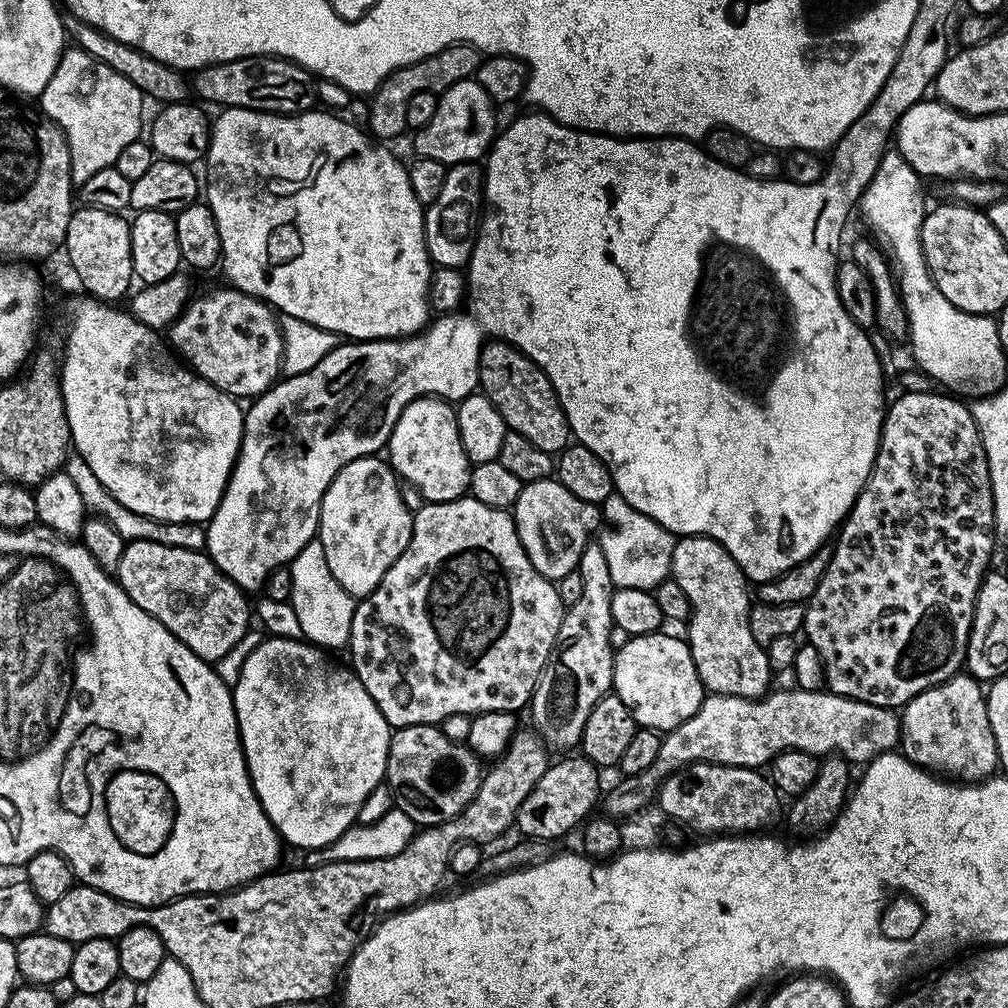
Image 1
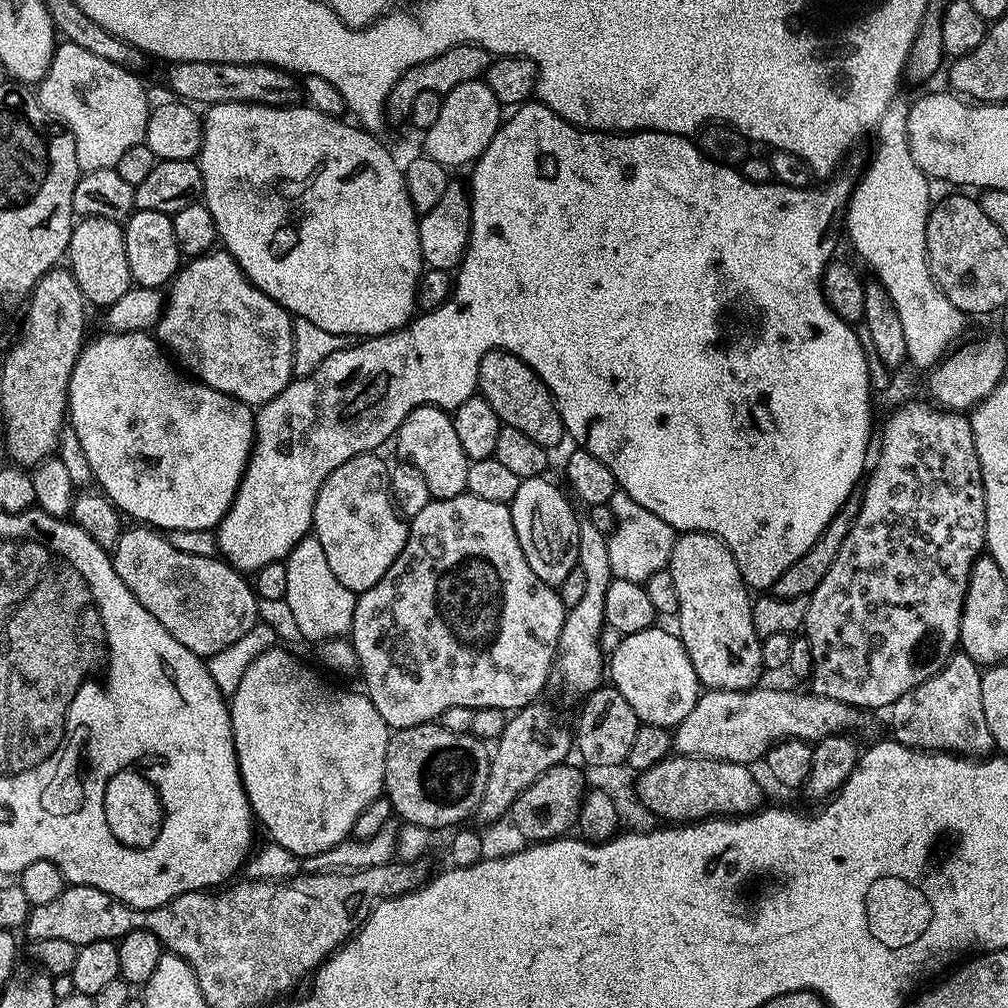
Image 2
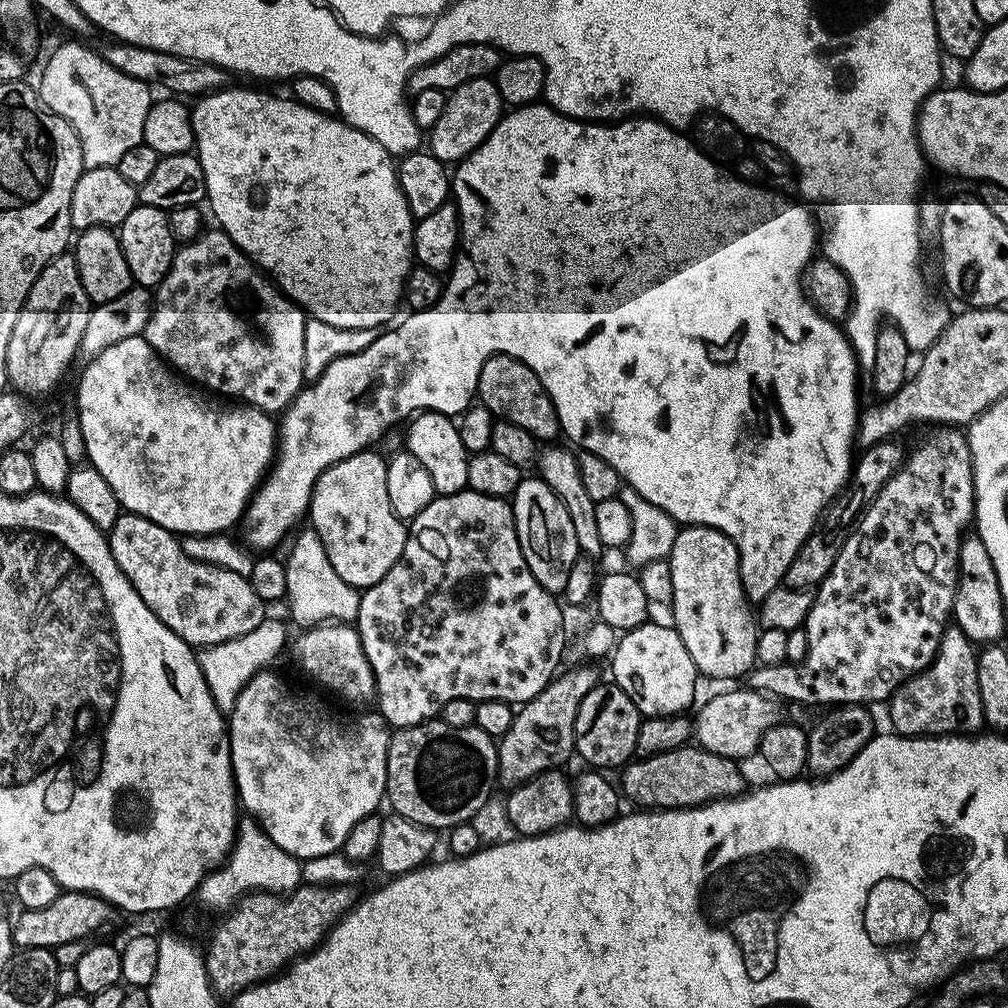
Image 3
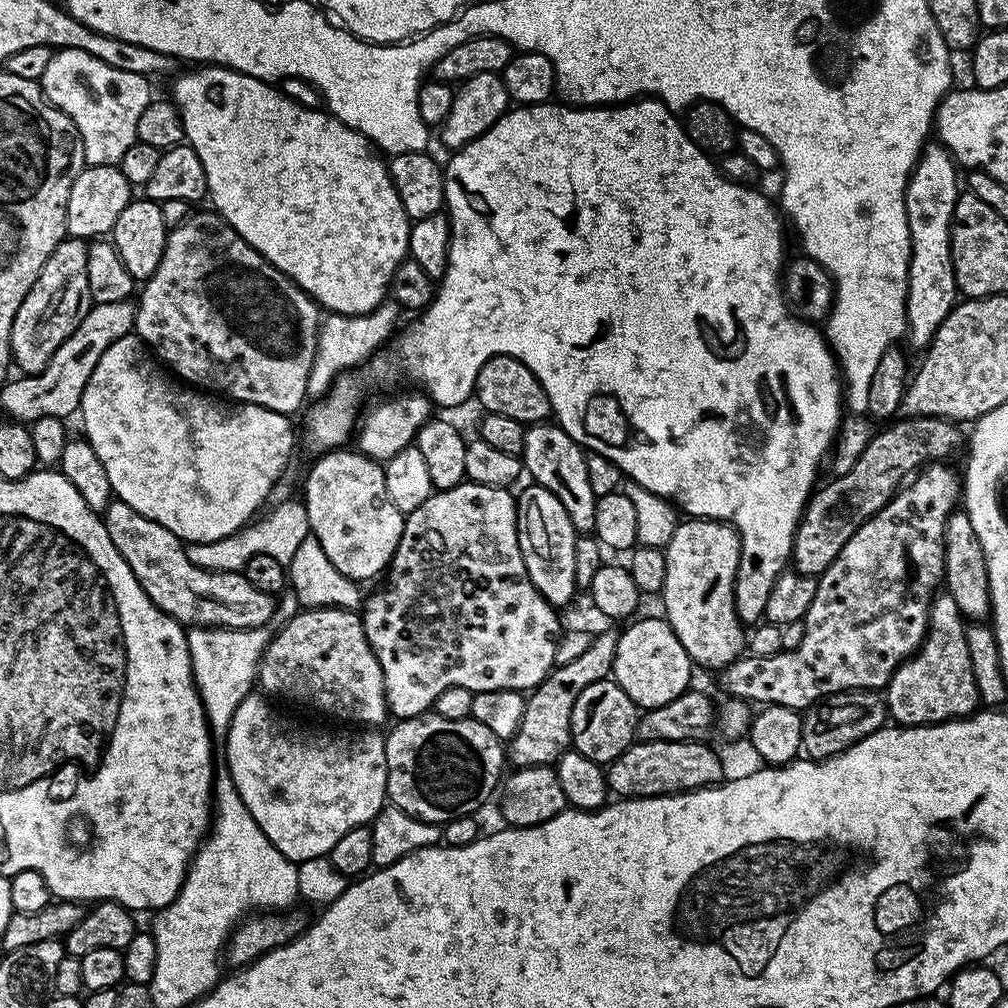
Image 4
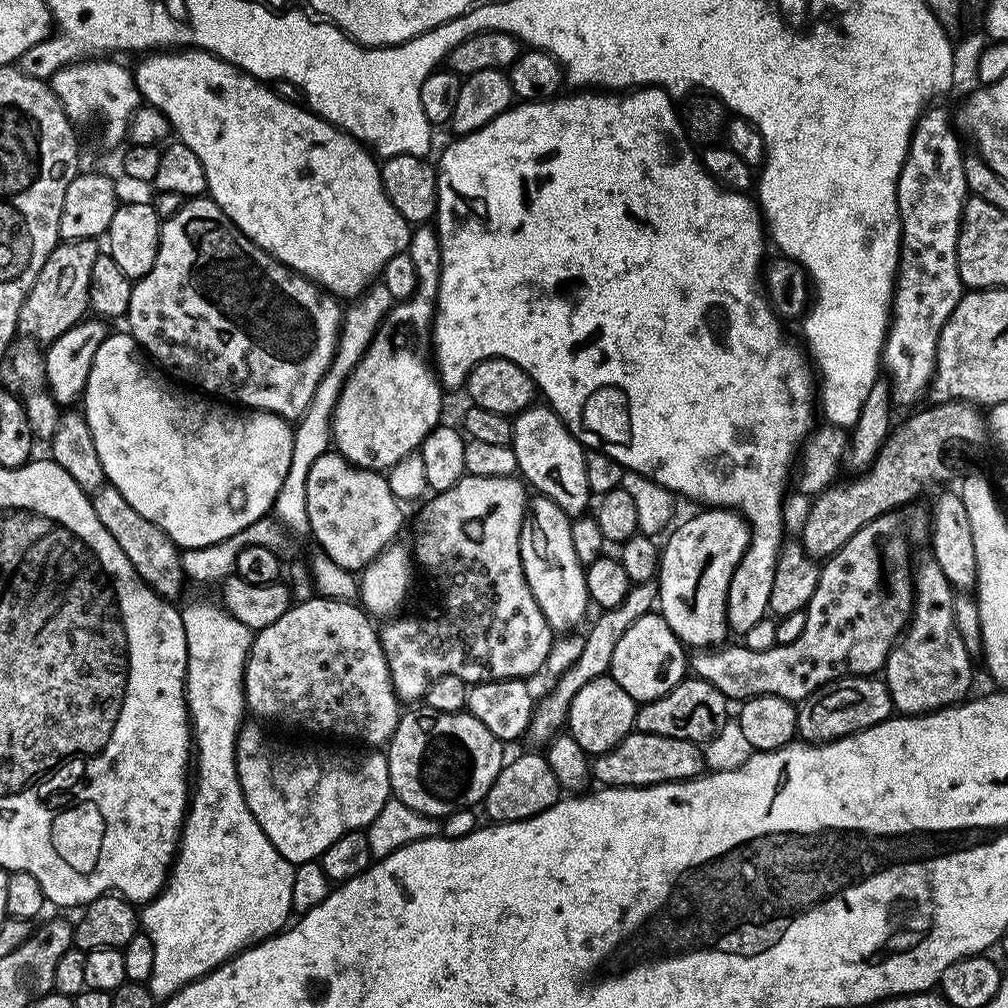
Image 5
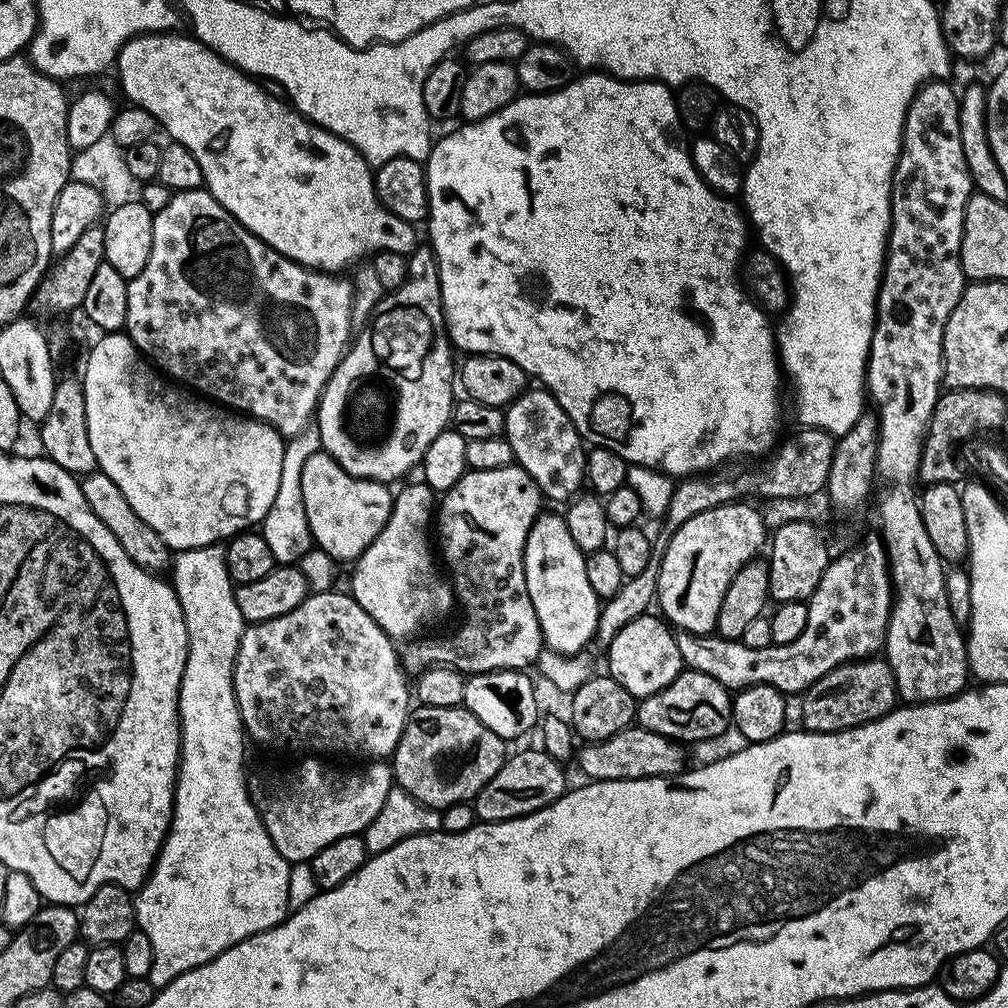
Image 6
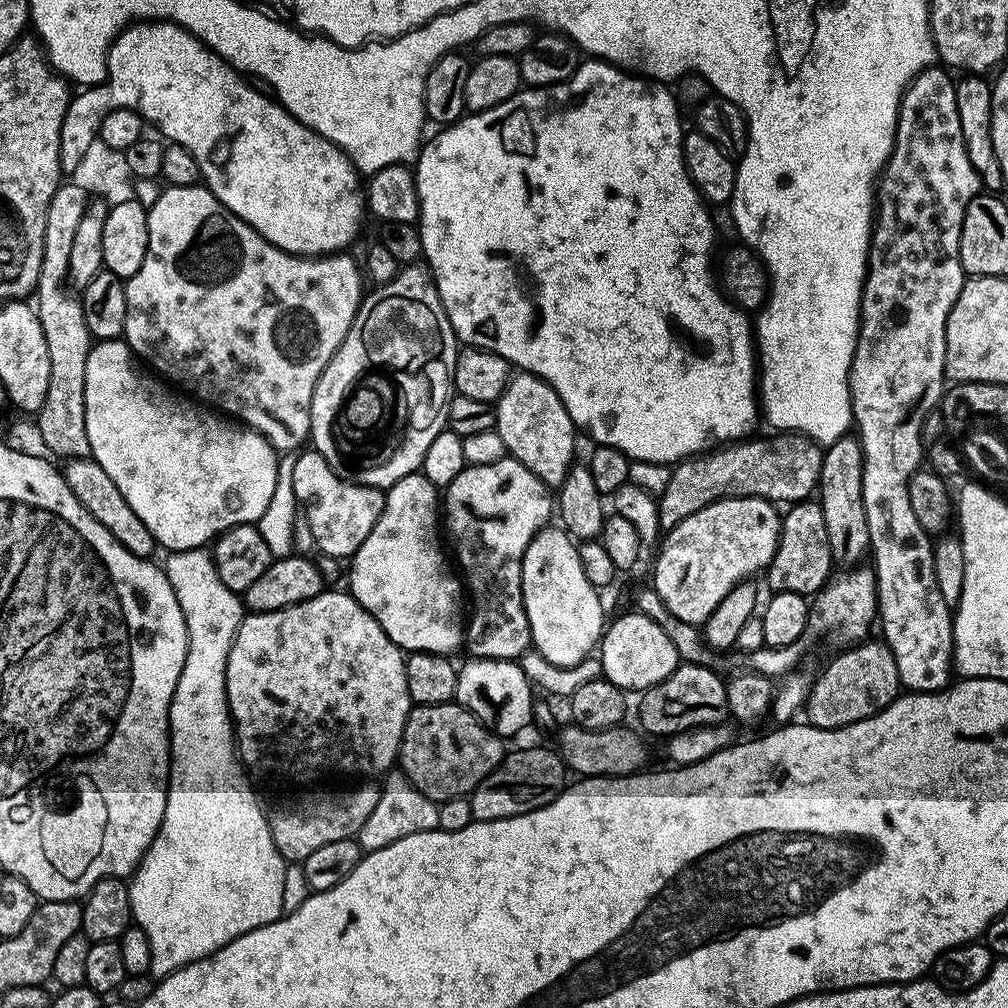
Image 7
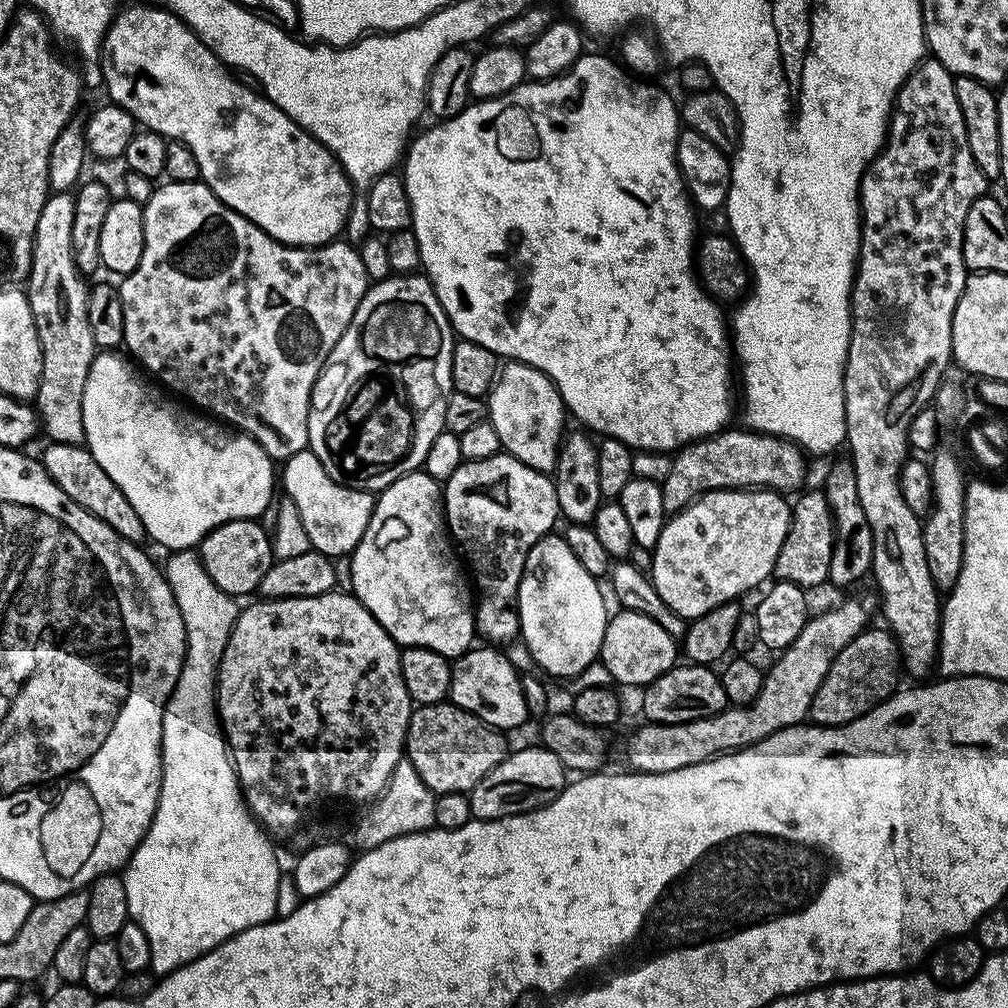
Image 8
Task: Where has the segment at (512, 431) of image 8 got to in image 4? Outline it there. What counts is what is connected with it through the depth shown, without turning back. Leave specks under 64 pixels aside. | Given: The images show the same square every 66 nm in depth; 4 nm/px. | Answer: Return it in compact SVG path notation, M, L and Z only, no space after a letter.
M541 422L525 427L522 464L527 475L529 472L535 483L540 484L546 490L550 490L550 494L554 494L554 498L558 498L558 502L562 502L572 527L576 529L577 533L595 533L596 502L598 498L594 494L594 490L590 490L590 474L586 471L586 452L578 442L574 442L574 438L570 438L570 434L566 434L566 430L562 430L559 424L555 422Z

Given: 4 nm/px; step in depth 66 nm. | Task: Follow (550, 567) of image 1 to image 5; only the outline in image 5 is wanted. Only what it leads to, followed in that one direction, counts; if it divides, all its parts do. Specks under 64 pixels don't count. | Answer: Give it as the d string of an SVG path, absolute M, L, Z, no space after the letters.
M536 494L529 499L520 531L520 557L526 582L542 610L553 633L568 634L584 620L590 609L588 587L584 577L586 568L574 554L574 541L570 538L572 520L550 498Z

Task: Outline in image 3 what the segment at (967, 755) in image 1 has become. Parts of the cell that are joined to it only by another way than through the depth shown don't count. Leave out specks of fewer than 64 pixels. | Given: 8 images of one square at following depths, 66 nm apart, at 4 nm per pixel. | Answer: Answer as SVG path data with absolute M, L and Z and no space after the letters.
M955 626L944 629L929 668L912 676L887 701L891 731L898 736L955 736L976 734L985 727L982 694L978 694L978 652Z

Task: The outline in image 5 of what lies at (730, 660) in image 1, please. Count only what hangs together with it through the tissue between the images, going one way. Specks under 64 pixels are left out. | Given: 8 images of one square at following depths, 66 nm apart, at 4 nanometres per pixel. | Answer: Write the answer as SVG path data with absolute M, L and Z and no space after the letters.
M709 507L690 517L685 524L678 524L667 533L668 541L662 544L658 612L681 644L692 650L715 648L730 636L726 594L734 583L742 554L748 548L748 521L739 511Z

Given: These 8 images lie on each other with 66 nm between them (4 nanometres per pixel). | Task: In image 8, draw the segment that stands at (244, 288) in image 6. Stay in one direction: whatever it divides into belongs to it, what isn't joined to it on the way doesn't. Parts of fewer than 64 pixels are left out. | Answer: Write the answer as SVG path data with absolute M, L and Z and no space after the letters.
M177 180L164 182L161 188L159 185L153 191L151 198L142 207L144 210L142 262L138 262L136 269L129 272L118 284L124 323L123 347L129 348L127 351L131 359L145 373L155 377L169 393L219 418L233 429L253 436L273 461L283 462L294 454L305 451L308 448L308 411L312 405L312 387L316 385L320 371L324 369L324 363L328 361L330 350L334 350L338 338L342 338L346 326L350 326L354 318L354 310L358 310L358 302L362 302L370 286L366 266L362 266L359 251L353 245L351 248L350 245L343 244L343 239L340 238L333 240L330 244L317 244L314 248L283 244L282 241L275 240L270 234L266 234L254 222L250 222L245 216L235 212L233 208L226 207L203 182L178 182Z

